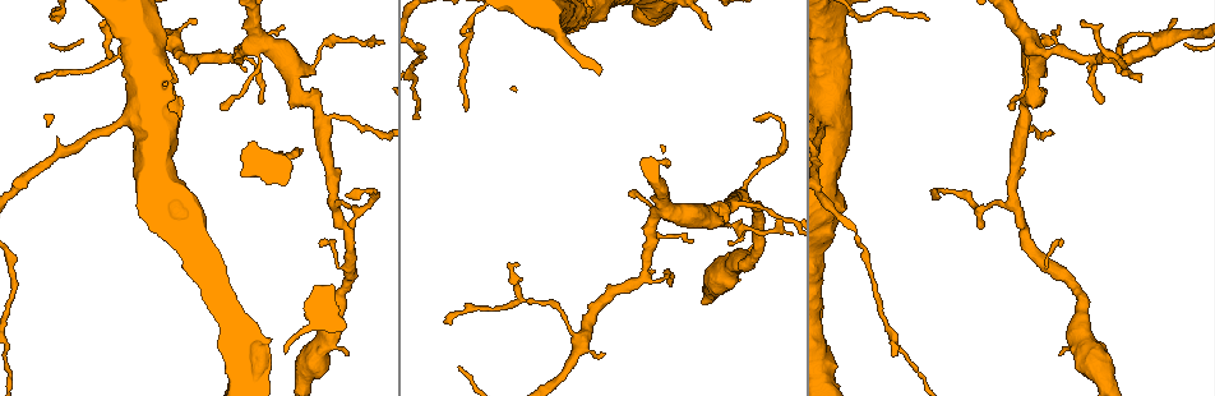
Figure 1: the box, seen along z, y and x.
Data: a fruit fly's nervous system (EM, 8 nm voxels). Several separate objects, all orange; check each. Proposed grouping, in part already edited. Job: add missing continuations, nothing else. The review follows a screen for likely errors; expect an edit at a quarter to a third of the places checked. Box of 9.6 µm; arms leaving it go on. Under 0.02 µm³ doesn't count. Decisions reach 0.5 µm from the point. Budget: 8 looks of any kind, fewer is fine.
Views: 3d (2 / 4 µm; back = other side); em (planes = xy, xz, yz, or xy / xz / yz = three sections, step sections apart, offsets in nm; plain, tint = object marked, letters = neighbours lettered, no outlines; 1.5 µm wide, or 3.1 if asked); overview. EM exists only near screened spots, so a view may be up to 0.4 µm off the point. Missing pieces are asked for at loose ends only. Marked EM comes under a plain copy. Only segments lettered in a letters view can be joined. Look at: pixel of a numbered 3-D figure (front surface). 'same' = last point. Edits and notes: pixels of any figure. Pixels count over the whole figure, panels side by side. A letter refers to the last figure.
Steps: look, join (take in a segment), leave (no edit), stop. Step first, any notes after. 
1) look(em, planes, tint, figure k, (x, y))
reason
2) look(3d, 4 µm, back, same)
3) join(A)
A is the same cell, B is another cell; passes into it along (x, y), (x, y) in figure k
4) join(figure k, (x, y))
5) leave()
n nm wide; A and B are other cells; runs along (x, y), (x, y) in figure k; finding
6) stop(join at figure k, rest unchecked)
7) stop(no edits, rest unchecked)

look(3d, 2 µm, figure 1, (301, 150))
branch stops here

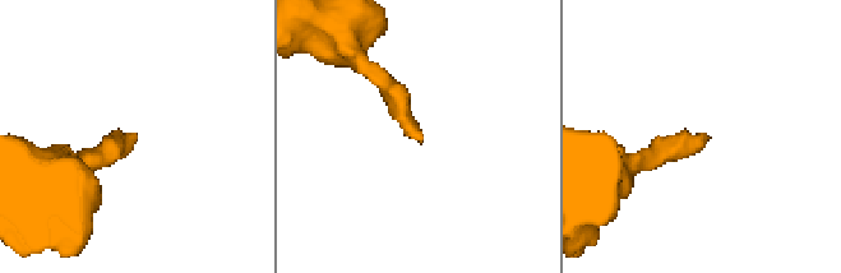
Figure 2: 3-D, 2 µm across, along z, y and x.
look(em, planes, letters, figure 2, (699, 133))
now the EM

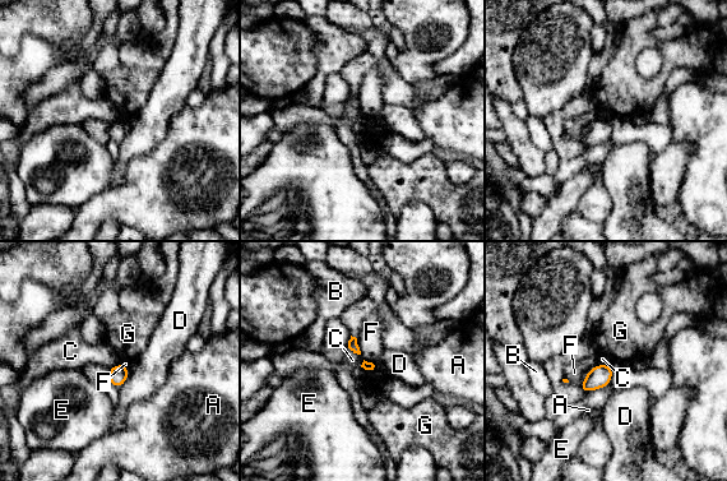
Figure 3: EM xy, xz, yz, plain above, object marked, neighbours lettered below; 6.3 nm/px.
leave()
A, B, C, D, E, F and G are other cells; border along (346, 348), (360, 355) in figure 3; no lettered segment goes on from it

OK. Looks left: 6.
look(em, xz, step 4, letters, figure 1, (282, 27))
branch stops here

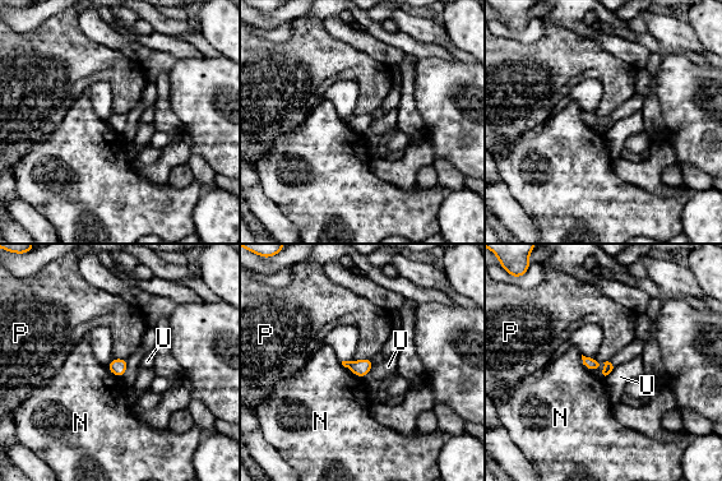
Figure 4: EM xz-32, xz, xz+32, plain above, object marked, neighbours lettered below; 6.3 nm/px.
look(em, planes, letters, same)

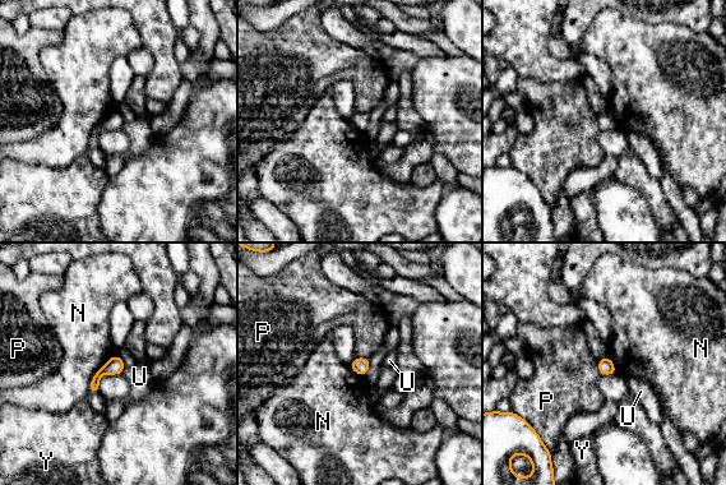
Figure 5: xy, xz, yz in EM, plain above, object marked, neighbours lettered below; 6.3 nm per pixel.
leave()
N, P, U and Y are other cells; border along (110, 358), (93, 374), (88, 392) in figure 5; none of them fits

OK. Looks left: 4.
look(em, planes, letters, figure 1, (197, 22))
free end

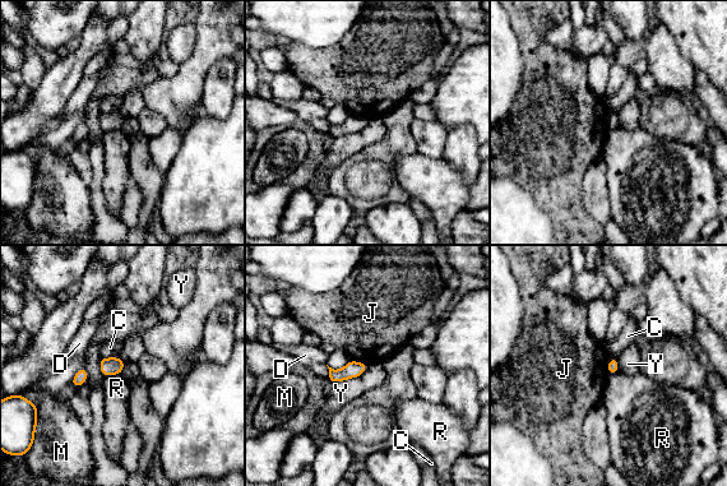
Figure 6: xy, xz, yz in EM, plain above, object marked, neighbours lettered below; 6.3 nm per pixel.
leave()
Y touches over 260 nm; C, D, J, M, R and Y are other cells; border along (369, 366), (357, 376), (332, 383) in figure 6; no lettered segment goes on from it

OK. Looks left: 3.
stop(no edits, rest unchecked)

